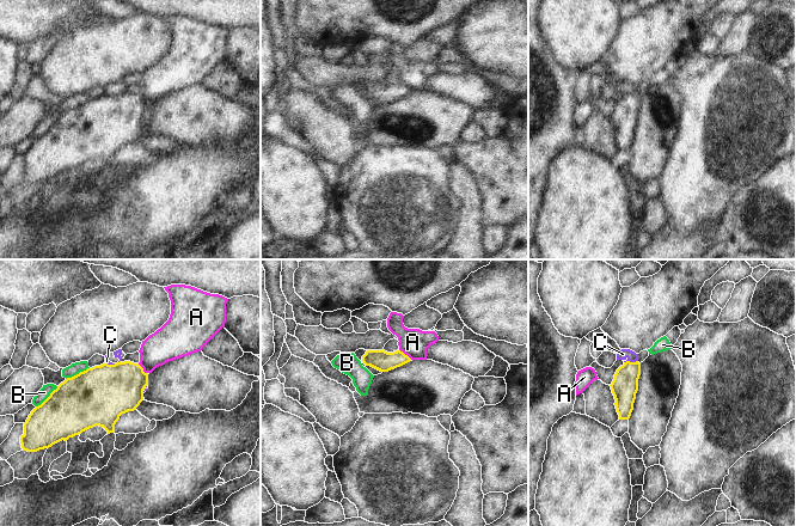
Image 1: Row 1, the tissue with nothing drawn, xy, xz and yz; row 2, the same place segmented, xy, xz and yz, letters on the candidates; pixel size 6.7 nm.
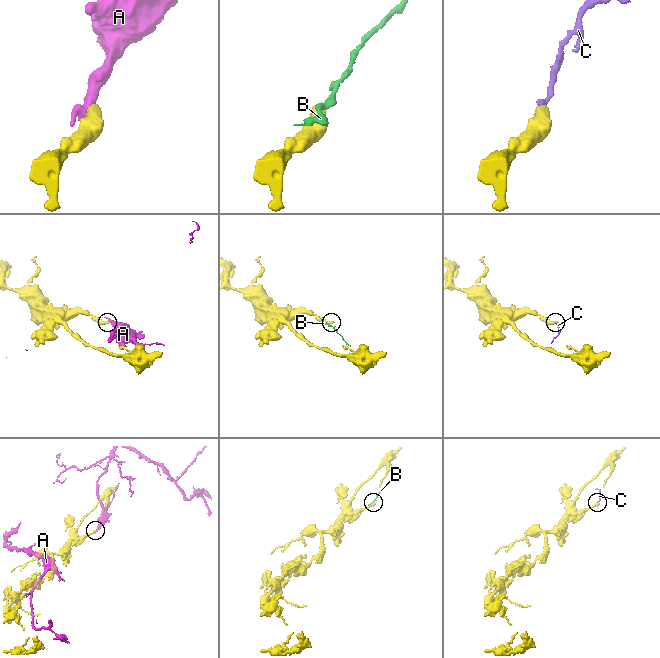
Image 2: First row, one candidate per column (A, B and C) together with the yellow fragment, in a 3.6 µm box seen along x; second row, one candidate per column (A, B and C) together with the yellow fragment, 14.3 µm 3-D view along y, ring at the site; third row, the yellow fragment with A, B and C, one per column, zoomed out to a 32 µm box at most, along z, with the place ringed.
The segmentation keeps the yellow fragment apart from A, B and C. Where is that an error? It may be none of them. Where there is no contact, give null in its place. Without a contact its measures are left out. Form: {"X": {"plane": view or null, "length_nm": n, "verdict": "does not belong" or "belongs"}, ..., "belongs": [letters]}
{"A": {"plane": "xz", "length_nm": 110, "verdict": "does not belong"}, "B": {"plane": "xy", "length_nm": 200, "verdict": "does not belong"}, "C": {"plane": "yz", "length_nm": 100, "verdict": "does not belong"}, "belongs": []}

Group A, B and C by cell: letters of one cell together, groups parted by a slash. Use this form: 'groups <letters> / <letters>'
groups A / B / C

